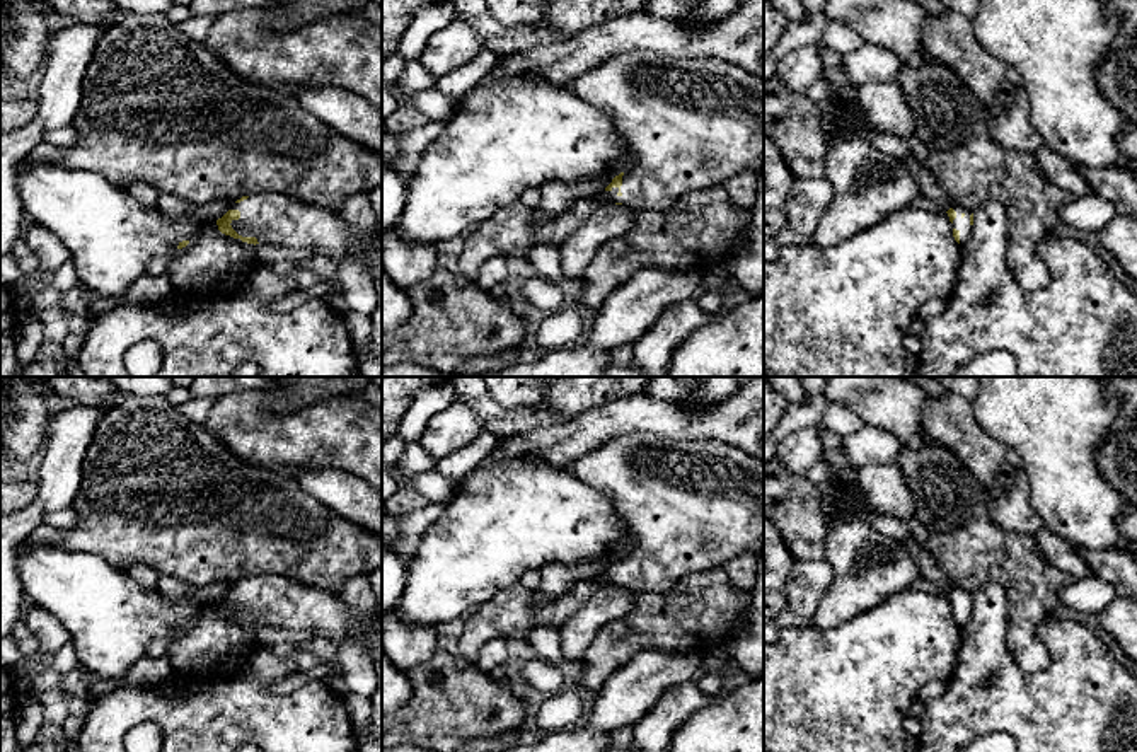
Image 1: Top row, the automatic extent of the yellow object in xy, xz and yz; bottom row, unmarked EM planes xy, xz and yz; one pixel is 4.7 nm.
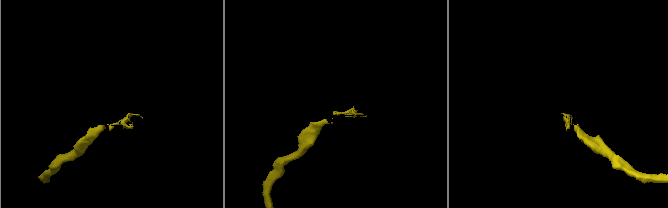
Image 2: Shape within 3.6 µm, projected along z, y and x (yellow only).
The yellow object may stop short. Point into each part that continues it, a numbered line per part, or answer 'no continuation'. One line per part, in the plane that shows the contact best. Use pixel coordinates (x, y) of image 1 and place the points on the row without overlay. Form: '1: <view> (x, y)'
1: xy (273, 601)

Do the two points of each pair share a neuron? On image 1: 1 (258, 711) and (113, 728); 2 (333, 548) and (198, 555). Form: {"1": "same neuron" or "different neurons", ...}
{"1": "same neuron", "2": "same neuron"}

